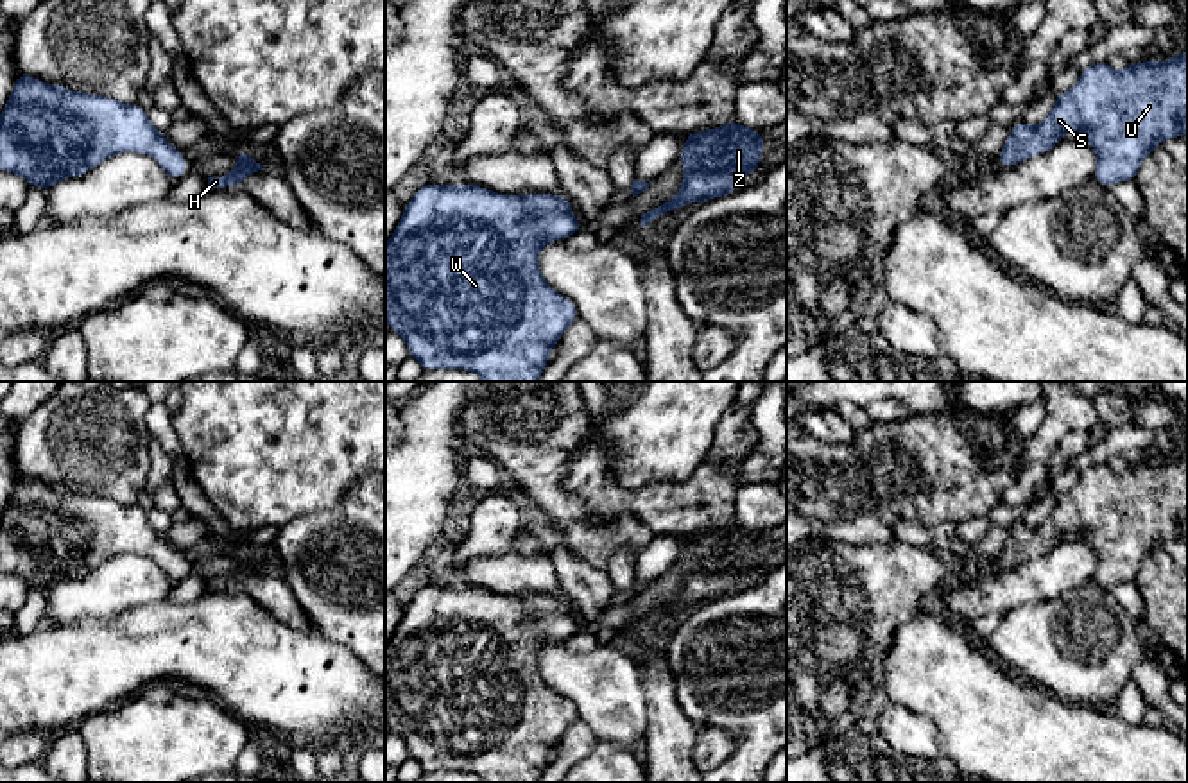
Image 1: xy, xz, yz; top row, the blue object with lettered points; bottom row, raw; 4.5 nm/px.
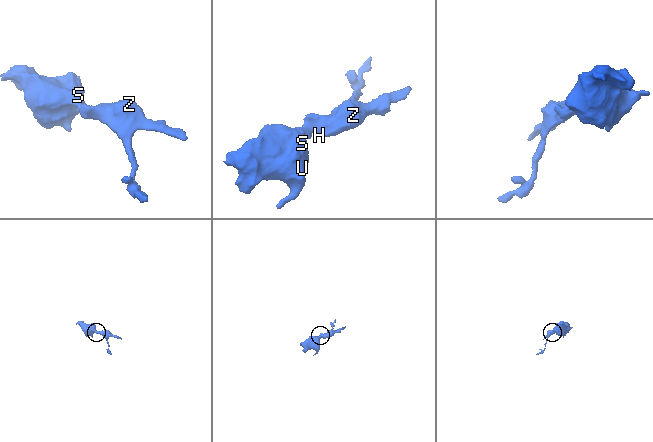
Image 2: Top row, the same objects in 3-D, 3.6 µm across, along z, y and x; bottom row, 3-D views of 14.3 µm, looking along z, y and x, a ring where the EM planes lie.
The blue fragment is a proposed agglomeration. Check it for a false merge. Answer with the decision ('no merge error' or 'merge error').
no merge error

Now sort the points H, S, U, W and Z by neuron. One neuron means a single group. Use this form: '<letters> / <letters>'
H S U W Z

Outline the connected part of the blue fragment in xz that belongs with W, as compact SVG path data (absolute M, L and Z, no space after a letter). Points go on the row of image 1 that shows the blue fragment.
M475 185L421 186L385 244L385 321L403 337L425 371L468 369L484 382L538 382L550 349L579 319L577 306L555 292L539 271L539 251L582 229L572 201L554 194L509 195Z

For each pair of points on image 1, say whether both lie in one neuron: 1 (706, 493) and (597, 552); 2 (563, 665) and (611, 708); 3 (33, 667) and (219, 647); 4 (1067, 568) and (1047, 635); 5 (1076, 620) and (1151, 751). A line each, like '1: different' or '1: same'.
1: different
2: same
3: same
4: different
5: different

